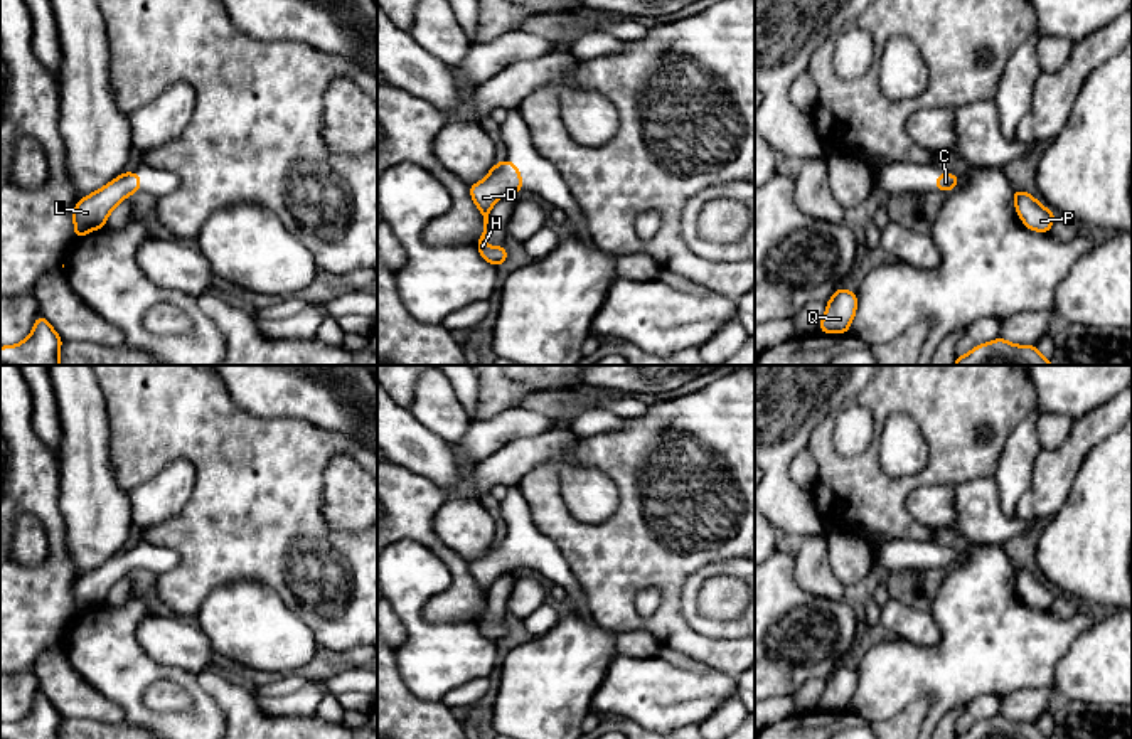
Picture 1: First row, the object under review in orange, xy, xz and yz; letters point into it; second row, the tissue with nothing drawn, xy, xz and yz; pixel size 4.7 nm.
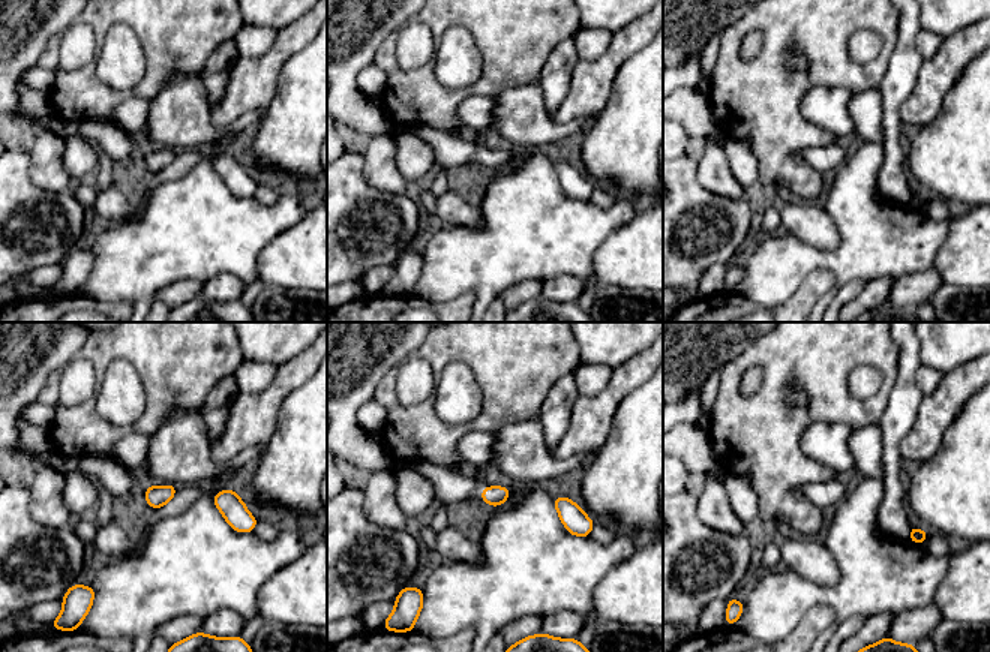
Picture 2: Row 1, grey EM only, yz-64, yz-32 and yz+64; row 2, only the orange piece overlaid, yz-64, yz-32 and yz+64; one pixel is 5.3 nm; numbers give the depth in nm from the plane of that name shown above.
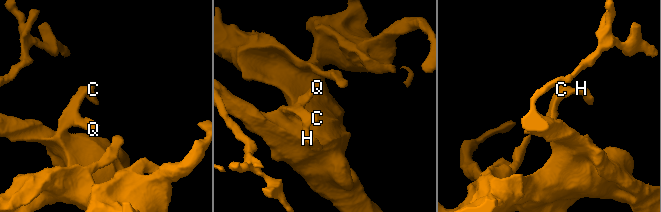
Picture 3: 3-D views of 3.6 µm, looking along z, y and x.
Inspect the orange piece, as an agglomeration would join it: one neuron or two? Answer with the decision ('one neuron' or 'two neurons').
one neuron

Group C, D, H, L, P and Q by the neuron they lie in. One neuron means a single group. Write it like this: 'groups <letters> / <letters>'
groups C D H L P Q

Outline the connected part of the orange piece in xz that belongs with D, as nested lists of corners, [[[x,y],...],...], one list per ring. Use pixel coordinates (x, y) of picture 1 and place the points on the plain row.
[[[497,539],[494,545],[478,561],[468,562],[468,569],[483,593],[483,609],[477,619],[480,633],[492,643],[499,643],[507,638],[505,621],[490,625],[485,619],[489,591],[494,581],[504,572],[515,572],[522,566],[522,554],[514,539]]]

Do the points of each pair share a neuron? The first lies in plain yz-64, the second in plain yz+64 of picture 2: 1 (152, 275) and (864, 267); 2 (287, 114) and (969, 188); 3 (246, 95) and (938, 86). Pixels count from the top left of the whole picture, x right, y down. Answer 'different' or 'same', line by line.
1: same
2: same
3: same

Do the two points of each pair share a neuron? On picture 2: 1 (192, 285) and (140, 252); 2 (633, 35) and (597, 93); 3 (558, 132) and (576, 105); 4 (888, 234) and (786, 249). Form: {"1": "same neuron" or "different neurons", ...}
{"1": "different neurons", "2": "same neuron", "3": "different neurons", "4": "same neuron"}

